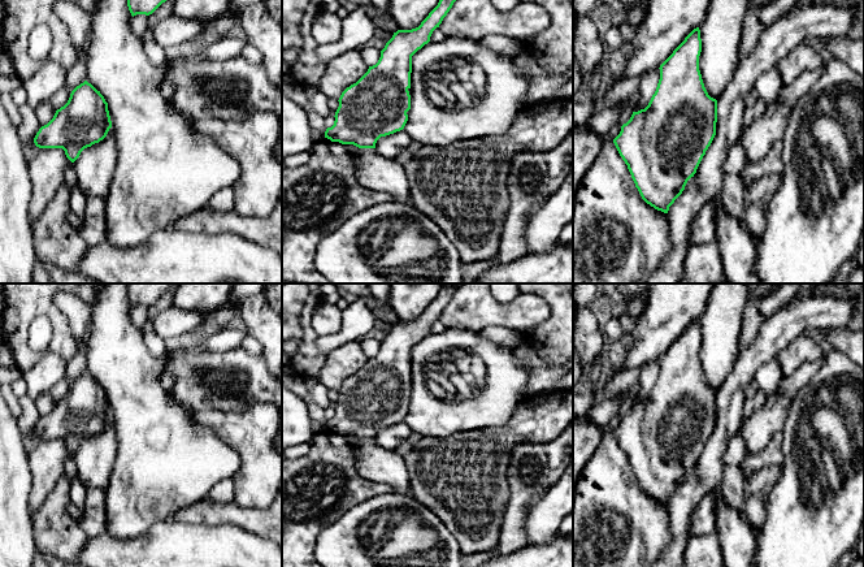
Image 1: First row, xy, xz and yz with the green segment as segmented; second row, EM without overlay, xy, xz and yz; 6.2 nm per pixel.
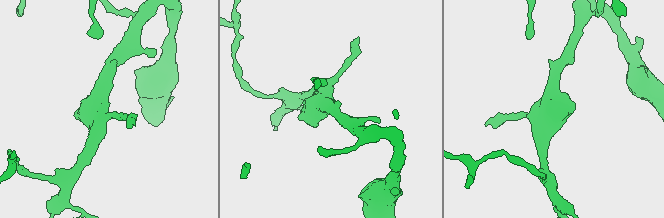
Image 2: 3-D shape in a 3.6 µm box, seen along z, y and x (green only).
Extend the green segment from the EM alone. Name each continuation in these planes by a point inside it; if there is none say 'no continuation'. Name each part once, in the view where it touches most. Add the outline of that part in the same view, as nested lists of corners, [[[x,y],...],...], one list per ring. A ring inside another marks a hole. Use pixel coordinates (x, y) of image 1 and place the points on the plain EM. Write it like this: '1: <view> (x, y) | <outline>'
no continuation

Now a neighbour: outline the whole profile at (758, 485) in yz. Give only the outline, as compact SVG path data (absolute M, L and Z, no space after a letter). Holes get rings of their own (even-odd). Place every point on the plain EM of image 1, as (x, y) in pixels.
M767 466L744 476L743 511L750 525L761 528L765 521L765 507L773 486L782 472L780 466Z

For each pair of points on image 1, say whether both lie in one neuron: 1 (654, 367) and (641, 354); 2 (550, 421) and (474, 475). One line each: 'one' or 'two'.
1: two
2: one

